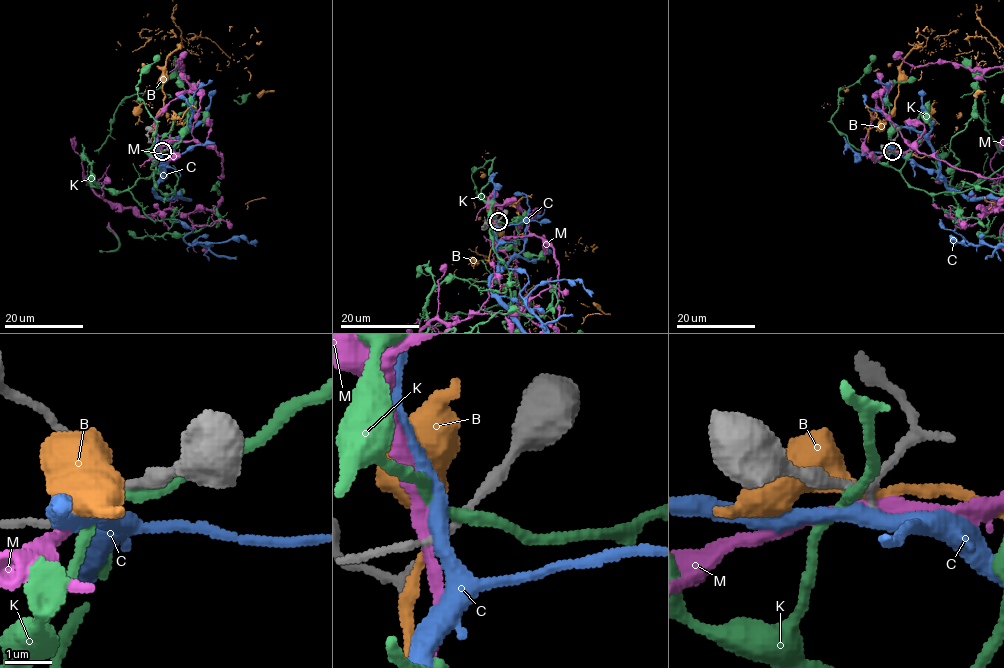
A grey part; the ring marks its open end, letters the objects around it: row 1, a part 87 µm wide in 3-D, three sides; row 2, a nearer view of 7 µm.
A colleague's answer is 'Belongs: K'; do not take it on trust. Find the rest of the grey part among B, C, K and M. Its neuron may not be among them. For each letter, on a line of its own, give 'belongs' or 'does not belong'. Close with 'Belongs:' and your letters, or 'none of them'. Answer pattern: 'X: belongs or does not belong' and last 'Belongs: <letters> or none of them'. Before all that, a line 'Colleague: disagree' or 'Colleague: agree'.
Colleague: agree
B: does not belong
C: does not belong
K: belongs
M: does not belong
Belongs: K

